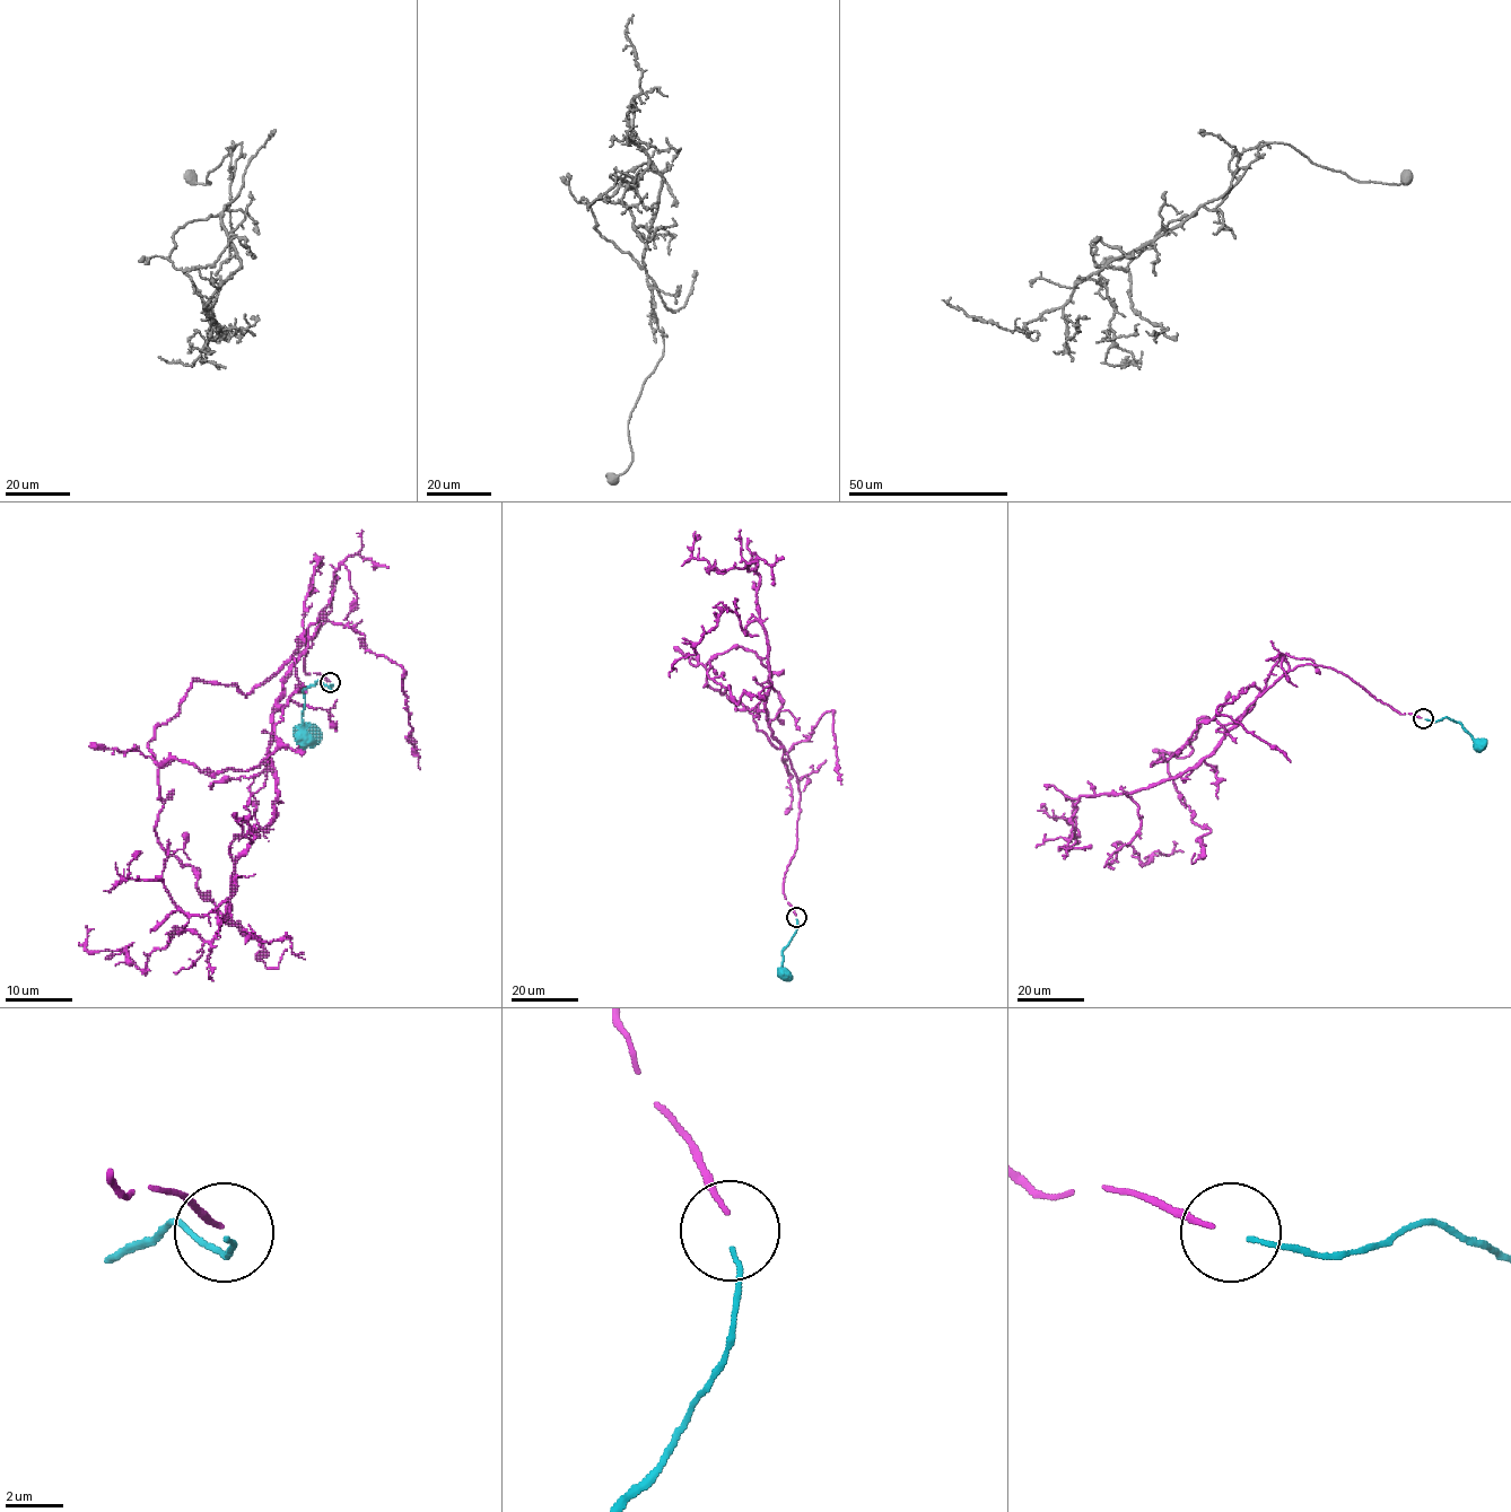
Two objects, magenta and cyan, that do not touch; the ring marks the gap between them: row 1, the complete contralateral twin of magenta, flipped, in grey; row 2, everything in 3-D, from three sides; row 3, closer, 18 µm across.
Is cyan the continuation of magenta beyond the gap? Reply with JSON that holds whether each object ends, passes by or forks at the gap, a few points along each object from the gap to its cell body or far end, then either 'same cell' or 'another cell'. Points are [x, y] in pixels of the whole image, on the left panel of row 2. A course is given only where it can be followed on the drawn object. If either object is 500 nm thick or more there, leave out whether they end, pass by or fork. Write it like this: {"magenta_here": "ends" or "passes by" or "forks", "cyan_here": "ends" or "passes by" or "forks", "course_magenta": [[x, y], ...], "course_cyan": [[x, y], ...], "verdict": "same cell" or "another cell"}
{"magenta_here": "ends", "cyan_here": "ends", "course_magenta": [[330, 681], [305, 656], [337, 576], [217, 934], [180, 928], [140, 969], [130, 945], [87, 951], [94, 928]], "course_cyan": [[330, 684], [331, 688], [322, 681], [302, 691], [305, 699], [302, 723], [313, 731], [309, 736]], "verdict": "same cell"}

